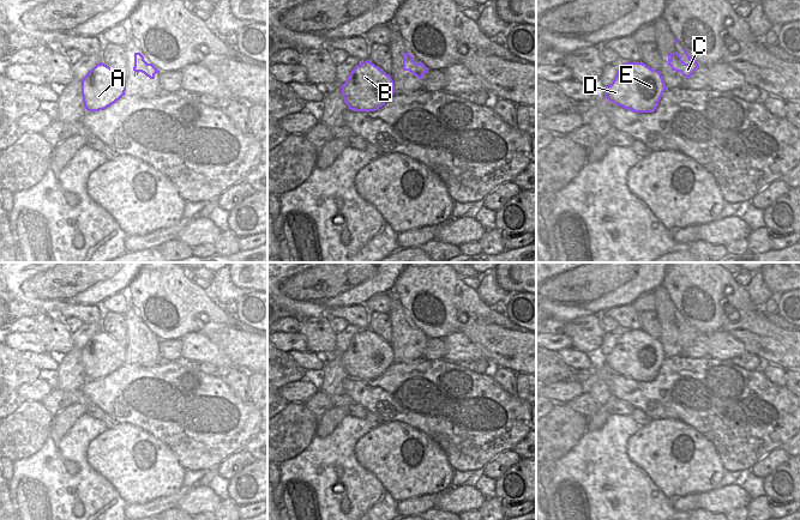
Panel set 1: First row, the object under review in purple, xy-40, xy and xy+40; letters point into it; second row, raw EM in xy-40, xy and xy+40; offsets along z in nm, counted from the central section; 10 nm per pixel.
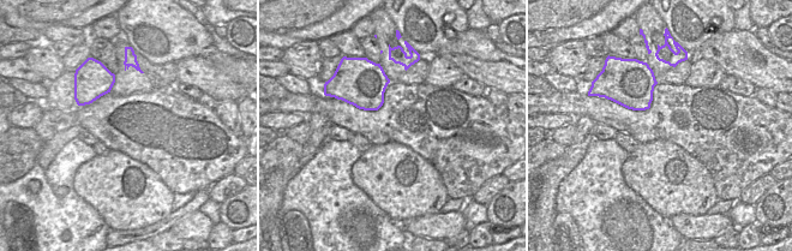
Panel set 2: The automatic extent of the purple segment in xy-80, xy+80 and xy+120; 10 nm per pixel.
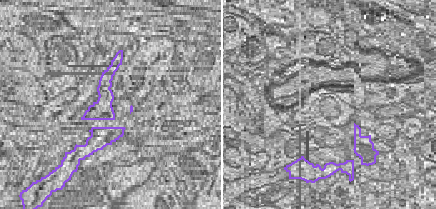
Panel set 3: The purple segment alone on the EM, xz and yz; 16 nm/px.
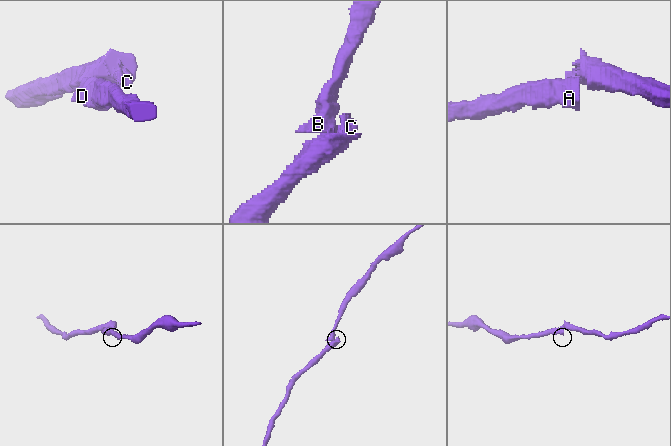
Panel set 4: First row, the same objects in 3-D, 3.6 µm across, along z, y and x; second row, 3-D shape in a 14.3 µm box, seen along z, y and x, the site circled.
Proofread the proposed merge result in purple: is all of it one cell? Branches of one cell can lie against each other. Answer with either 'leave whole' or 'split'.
leave whole

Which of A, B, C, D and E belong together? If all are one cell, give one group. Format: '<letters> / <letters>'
A B C D E

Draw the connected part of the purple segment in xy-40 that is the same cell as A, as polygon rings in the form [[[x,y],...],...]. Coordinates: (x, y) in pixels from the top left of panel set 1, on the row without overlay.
[[[102,331],[80,350],[83,370],[88,380],[104,379],[125,364],[126,349]]]

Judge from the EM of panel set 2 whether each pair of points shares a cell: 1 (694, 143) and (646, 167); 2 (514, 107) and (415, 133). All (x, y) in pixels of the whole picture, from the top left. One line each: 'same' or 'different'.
1: different
2: different

